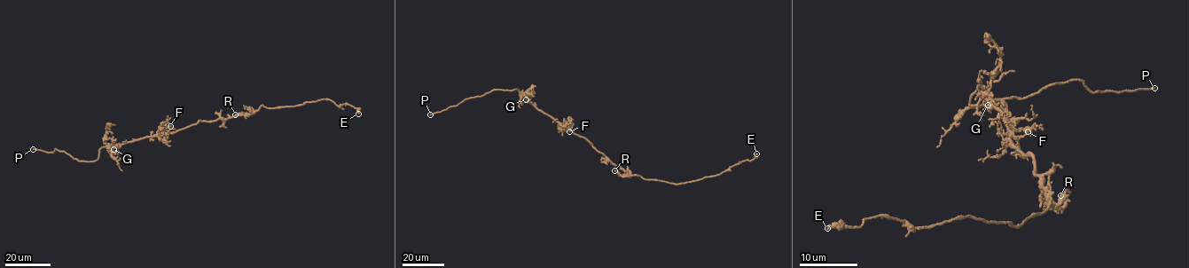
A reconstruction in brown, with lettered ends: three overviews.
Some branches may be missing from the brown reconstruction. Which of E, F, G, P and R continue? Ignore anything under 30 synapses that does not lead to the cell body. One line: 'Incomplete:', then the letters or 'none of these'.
Incomplete: P

